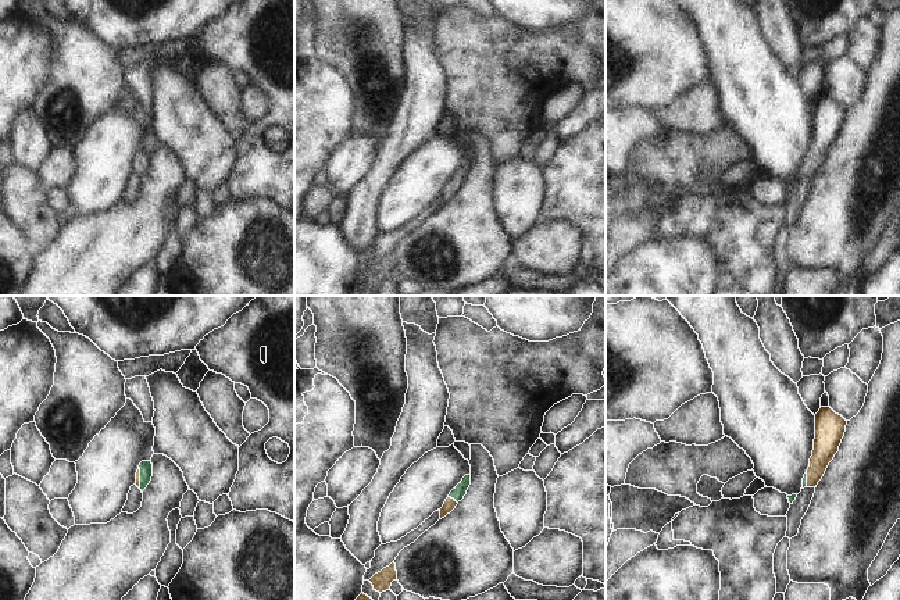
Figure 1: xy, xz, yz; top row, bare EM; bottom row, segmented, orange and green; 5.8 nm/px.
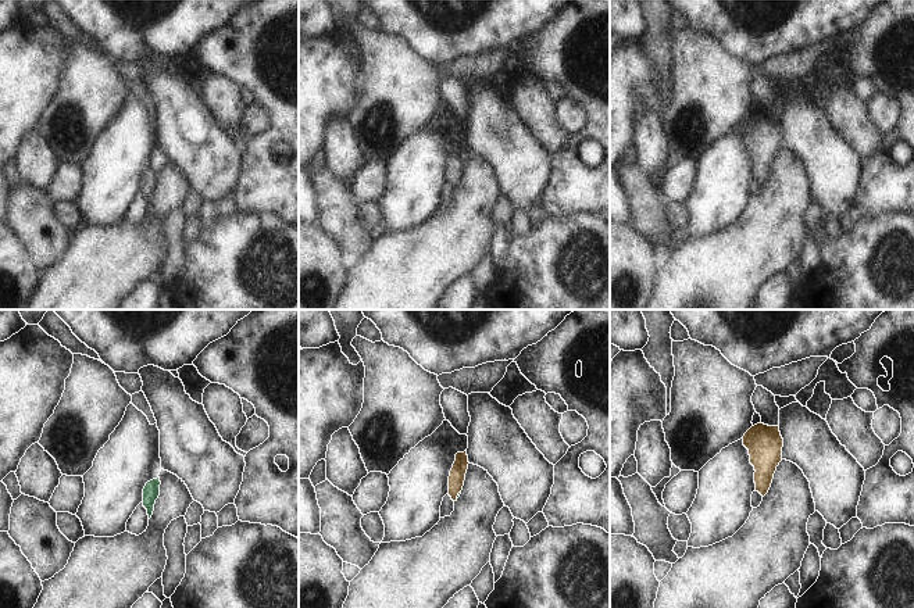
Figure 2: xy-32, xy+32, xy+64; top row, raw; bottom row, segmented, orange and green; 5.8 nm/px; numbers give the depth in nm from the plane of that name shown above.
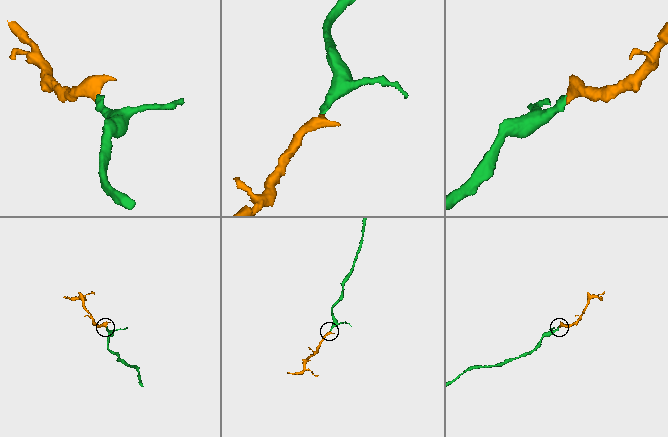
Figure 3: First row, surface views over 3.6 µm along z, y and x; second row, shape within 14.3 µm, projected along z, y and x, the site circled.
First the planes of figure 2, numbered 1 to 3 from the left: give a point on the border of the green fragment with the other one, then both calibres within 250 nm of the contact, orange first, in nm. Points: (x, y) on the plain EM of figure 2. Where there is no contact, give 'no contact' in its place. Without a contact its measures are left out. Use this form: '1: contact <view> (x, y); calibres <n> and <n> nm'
1: no contact
2: contact xy+32 (457, 183); calibres 100 and 20 nm
3: no contact

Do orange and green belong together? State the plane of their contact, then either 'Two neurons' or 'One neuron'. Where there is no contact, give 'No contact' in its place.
Touches orange in xz. One neuron.

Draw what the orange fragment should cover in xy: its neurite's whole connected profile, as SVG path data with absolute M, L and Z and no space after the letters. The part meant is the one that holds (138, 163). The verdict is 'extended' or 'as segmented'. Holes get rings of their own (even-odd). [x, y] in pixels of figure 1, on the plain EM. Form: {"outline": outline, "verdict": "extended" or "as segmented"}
{"outline": "M142 150L136 161L136 175L143 181L150 172L153 165L151 150Z", "verdict": "extended"}

